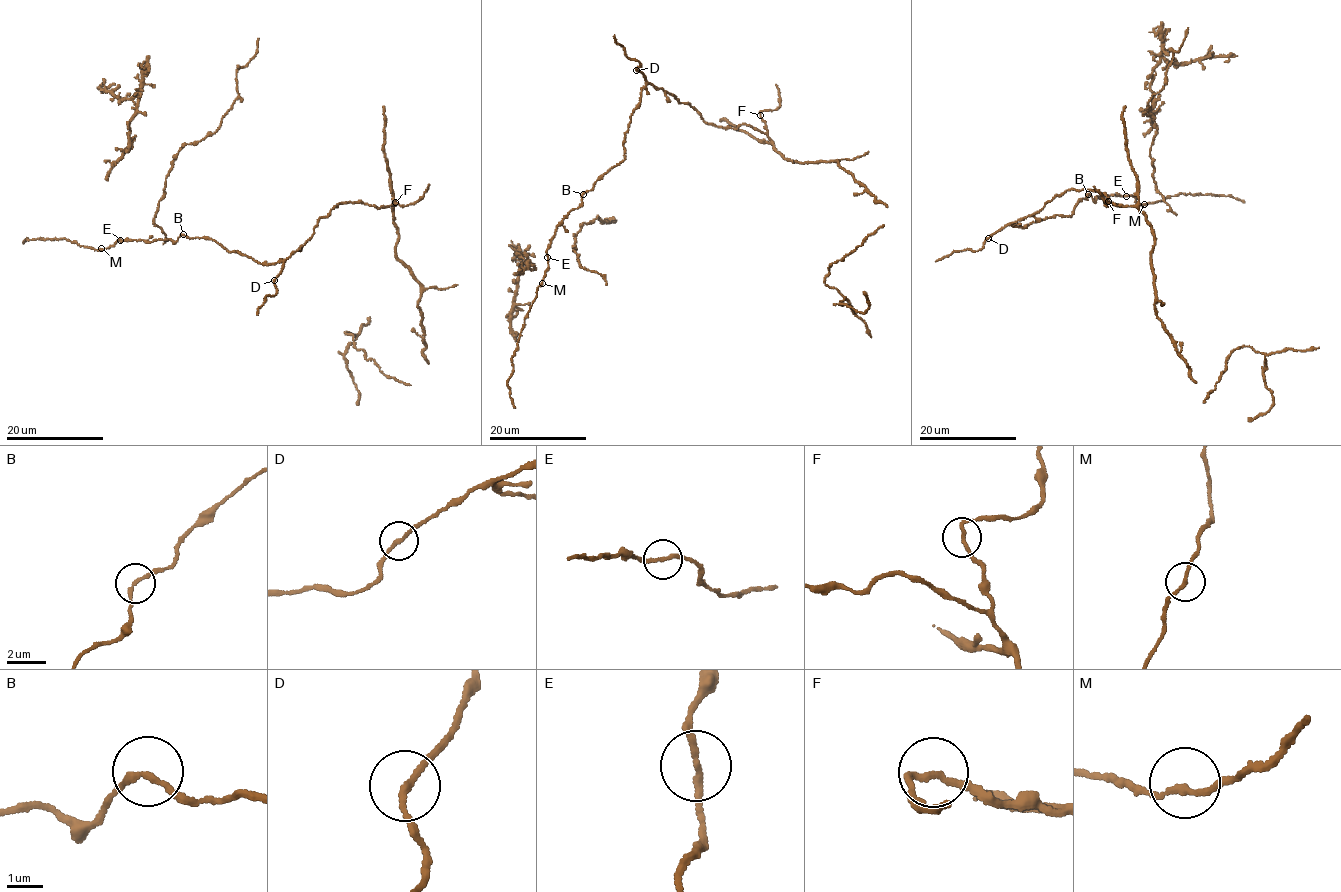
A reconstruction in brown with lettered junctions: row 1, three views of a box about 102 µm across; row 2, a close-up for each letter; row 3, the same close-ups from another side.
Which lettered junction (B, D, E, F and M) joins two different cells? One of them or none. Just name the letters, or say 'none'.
none

